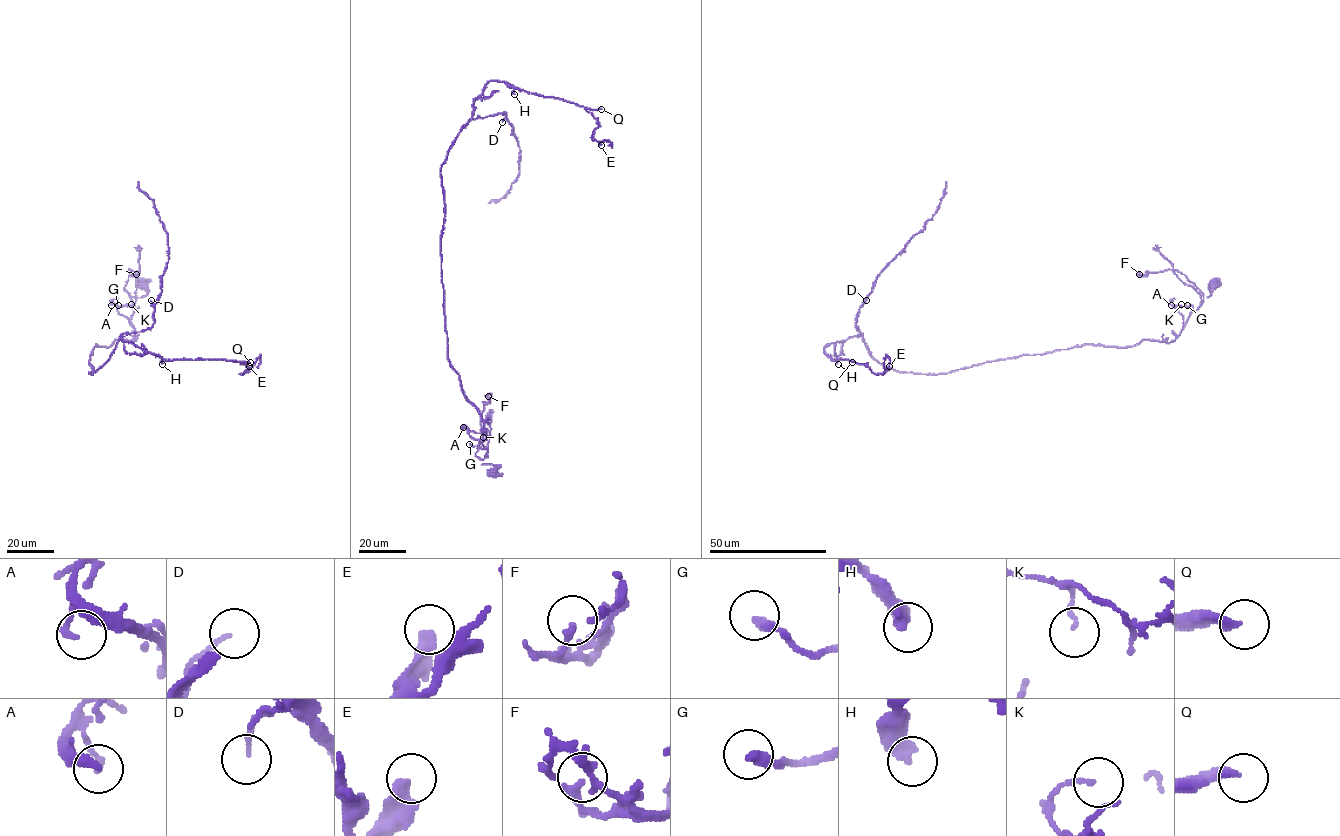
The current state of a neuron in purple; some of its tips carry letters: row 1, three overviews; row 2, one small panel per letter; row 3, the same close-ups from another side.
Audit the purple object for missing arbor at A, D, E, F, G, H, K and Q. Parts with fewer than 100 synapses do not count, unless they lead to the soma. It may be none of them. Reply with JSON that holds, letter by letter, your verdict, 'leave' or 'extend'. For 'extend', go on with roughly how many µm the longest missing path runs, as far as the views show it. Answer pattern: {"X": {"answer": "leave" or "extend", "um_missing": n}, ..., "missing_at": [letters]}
{"A": {"answer": "leave"}, "D": {"answer": "leave"}, "E": {"answer": "leave"}, "F": {"answer": "leave"}, "G": {"answer": "leave"}, "H": {"answer": "leave"}, "K": {"answer": "leave"}, "Q": {"answer": "extend", "um_missing": 50}, "missing_at": ["Q"]}

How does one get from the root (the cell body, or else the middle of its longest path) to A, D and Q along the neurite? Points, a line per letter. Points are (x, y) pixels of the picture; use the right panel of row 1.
A: (1216, 283), (1211, 295), (1204, 296), (1202, 303), (1184, 324), (1183, 317), (1171, 305)
D: (1216, 283), (1169, 342), (1074, 345), (929, 374), (895, 371), (873, 358), (856, 325), (866, 300)
Q: (1216, 283), (1169, 342), (1074, 345), (929, 374), (880, 364), (860, 335), (824, 348), (832, 360), (852, 362)

